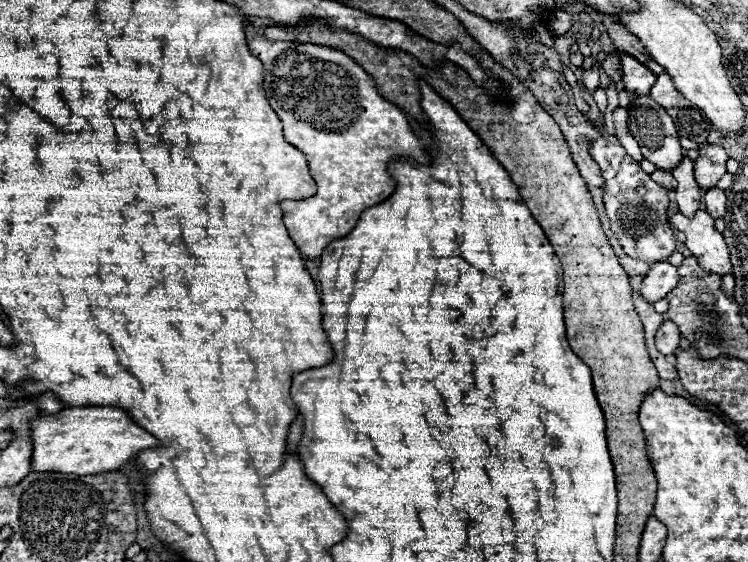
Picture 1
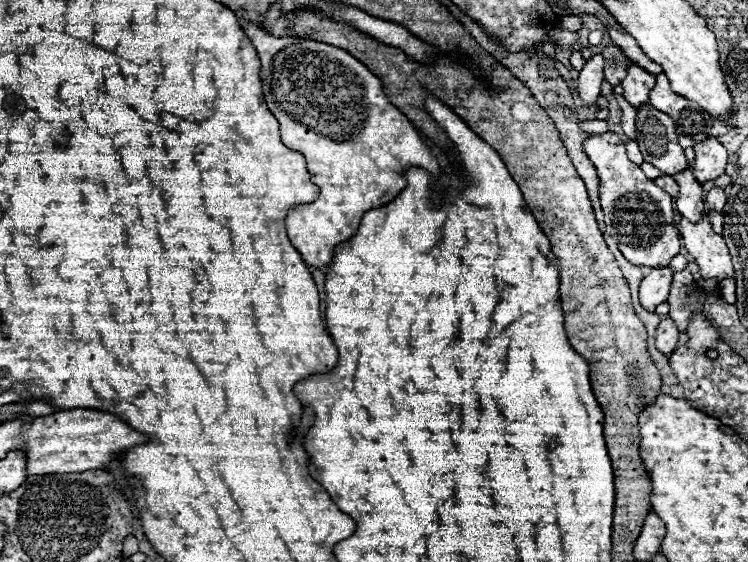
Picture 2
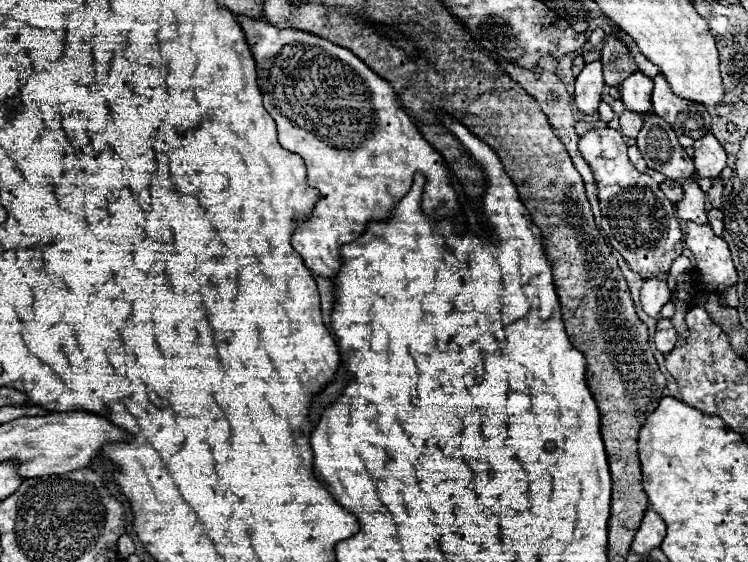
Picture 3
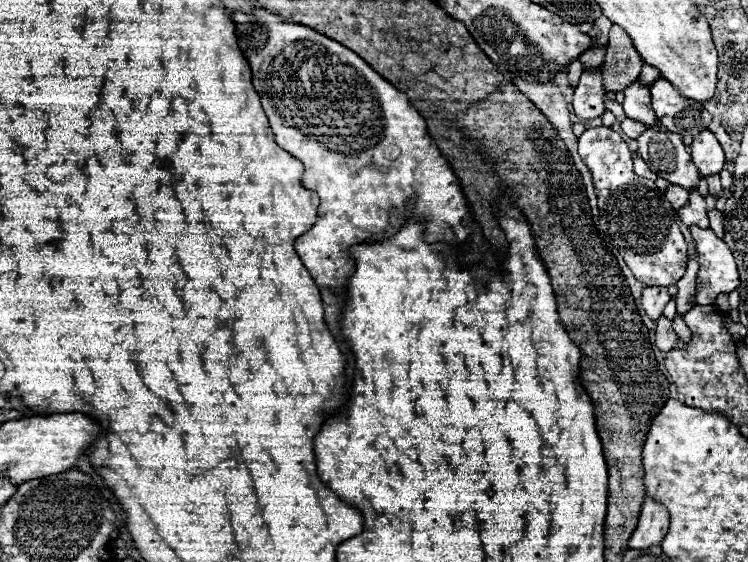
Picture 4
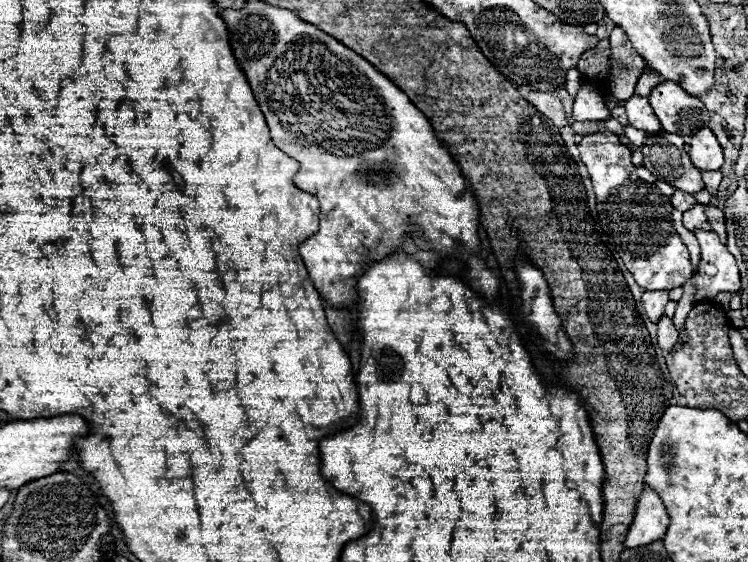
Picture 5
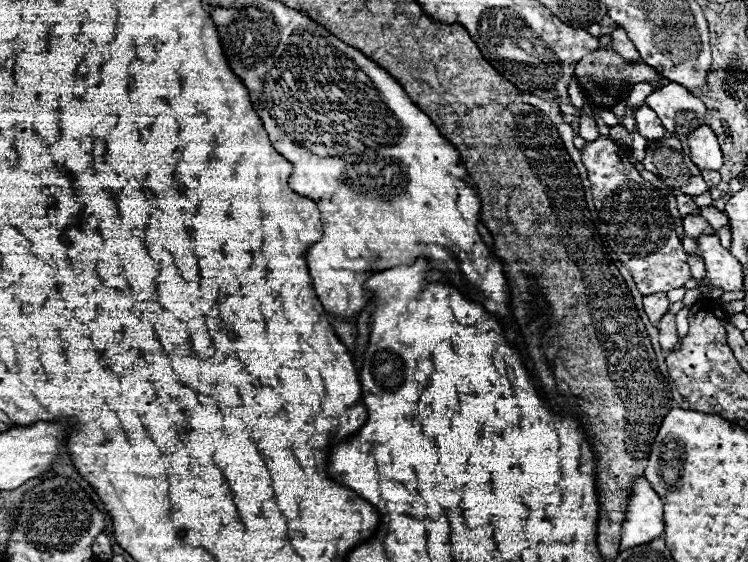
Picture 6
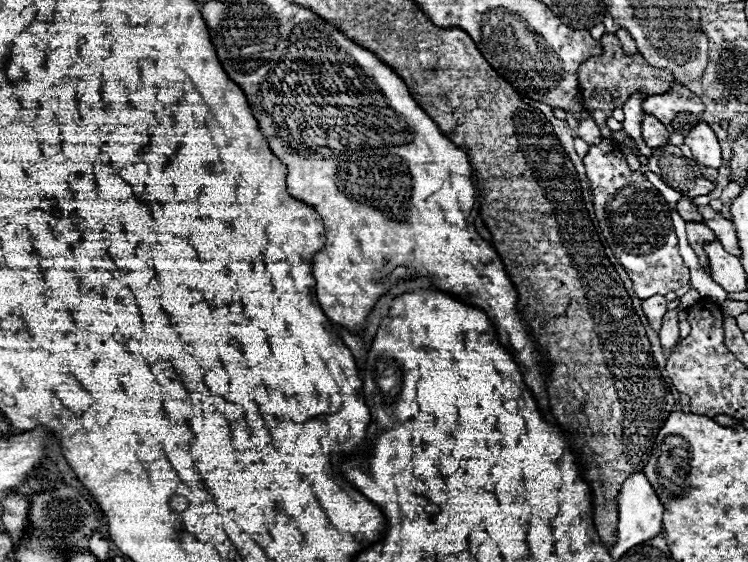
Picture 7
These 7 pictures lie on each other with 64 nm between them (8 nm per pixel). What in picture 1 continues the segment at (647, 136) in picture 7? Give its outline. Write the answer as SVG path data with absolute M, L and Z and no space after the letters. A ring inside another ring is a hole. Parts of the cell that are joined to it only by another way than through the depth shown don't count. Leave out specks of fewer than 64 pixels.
M620 54L620 62L622 62L622 82L624 82L624 90L630 94L630 98L636 96L646 96L652 88L652 84L656 82L656 76L638 60L632 60L632 56L628 54Z

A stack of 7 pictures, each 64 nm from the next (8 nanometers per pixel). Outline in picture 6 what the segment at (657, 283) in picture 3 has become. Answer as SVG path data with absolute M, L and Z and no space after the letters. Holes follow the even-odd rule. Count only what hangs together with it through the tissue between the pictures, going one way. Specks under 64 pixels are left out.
M656 292L652 296L644 296L644 310L652 324L658 324L660 318L668 312L668 298L662 292Z

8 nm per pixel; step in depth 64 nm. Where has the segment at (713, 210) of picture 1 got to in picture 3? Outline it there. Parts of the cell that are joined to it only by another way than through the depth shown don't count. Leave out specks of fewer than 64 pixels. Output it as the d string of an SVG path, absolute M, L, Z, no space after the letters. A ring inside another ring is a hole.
M720 178L712 180L712 188L708 190L708 198L710 198L714 208L720 206L720 198L722 198L722 182L720 182Z

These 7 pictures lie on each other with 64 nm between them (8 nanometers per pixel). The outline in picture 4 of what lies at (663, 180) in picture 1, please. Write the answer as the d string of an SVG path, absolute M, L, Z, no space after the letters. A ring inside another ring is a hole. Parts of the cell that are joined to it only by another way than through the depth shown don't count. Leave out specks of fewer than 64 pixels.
M670 184L668 190L666 190L666 198L668 198L668 202L674 206L674 210L680 210L680 208L684 208L684 206L688 204L690 192L684 190L684 188L680 188L680 186Z

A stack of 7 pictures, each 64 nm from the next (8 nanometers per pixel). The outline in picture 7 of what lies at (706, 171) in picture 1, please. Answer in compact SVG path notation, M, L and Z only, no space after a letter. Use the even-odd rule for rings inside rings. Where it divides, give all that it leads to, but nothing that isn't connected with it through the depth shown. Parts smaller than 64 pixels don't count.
M700 120L686 136L686 142L684 142L692 154L694 154L694 160L698 164L704 164L704 166L710 166L710 168L720 168L722 166L722 154L720 154L720 144L716 140L716 134L712 132L712 128Z

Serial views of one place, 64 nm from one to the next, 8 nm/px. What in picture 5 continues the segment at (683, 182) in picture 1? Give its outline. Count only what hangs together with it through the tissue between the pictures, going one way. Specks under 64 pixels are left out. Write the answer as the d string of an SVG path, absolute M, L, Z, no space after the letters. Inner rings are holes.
M696 204L692 210L684 212L684 220L682 220L684 222L684 228L688 228L690 232L694 232L694 230L704 230L704 232L712 230L712 226L708 224L708 220L704 216L704 208L706 206Z

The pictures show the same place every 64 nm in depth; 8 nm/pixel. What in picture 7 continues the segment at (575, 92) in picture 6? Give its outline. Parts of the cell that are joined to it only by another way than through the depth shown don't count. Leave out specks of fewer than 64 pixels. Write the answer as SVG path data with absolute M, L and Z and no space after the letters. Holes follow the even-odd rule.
M586 114L584 122L580 122L580 126L578 126L578 138L582 138L582 140L584 140L586 144L590 144L590 146L594 146L596 142L601 141L600 128L592 122L590 114Z

